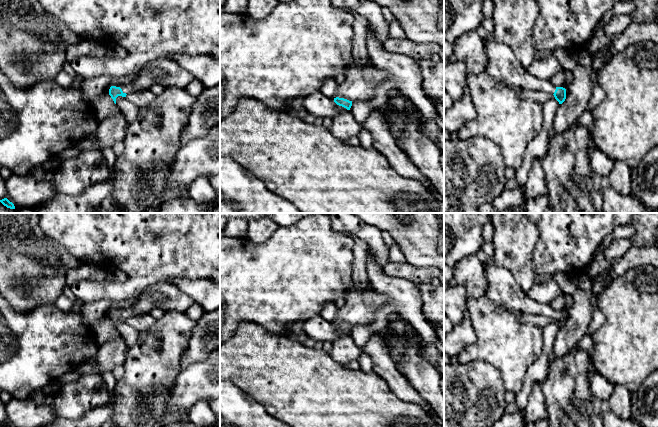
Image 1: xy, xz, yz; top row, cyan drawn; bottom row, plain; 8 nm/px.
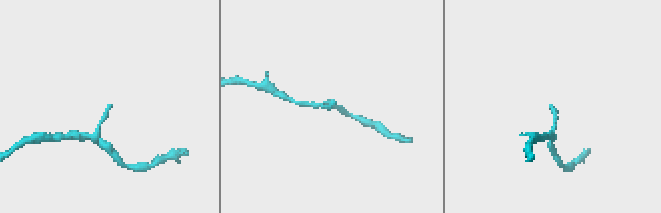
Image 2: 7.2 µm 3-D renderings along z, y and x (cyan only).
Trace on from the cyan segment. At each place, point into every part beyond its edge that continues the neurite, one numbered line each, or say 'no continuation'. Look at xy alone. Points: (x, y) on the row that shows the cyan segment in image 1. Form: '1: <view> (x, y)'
1: xy (166, 72)

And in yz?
1: yz (503, 65)

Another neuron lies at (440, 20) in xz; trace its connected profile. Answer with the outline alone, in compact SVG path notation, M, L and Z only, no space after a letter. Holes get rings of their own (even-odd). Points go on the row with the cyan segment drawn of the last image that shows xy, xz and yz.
M442 3L439 8L437 26L441 31L444 32L444 3Z

